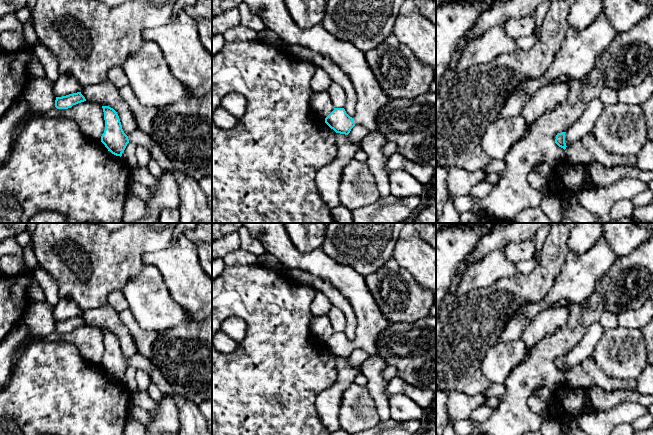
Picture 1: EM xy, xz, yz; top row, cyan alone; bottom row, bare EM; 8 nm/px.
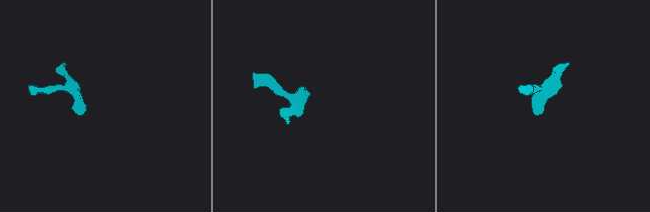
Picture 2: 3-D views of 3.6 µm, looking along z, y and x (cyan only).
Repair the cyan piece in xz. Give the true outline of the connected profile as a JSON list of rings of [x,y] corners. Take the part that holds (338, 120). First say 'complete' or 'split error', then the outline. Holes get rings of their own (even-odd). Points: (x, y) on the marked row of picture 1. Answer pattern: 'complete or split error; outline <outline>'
split error; outline [[[243,0],[243,2],[248,5],[251,13],[258,15],[262,19],[266,29],[276,33],[289,46],[300,45],[330,58],[350,78],[357,95],[356,115],[352,118],[346,113],[344,108],[334,108],[325,118],[325,123],[331,129],[336,133],[345,135],[348,135],[355,125],[364,126],[369,131],[379,130],[377,124],[378,112],[392,99],[382,91],[366,60],[364,52],[351,43],[334,37],[322,24],[317,24],[308,29],[298,26],[289,14],[284,0]]]

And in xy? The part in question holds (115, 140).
split error; outline [[[102,106],[105,120],[105,130],[101,142],[112,154],[122,156],[129,142],[146,148],[163,171],[171,172],[179,187],[180,204],[178,207],[180,223],[212,223],[212,209],[207,205],[207,197],[199,182],[177,171],[161,147],[147,134],[140,130],[127,136],[117,112]]]

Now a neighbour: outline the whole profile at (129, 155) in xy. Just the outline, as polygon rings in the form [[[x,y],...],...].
[[[129,142],[121,156],[131,169],[134,169],[138,166],[138,160],[136,157],[136,147],[137,145]]]

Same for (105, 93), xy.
[[[108,79],[99,84],[84,86],[81,94],[86,101],[113,108],[120,119],[124,133],[129,136],[138,129],[137,121],[119,89]]]

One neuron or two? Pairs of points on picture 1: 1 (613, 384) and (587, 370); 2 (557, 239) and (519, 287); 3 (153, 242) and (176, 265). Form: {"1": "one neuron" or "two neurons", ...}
{"1": "one neuron", "2": "one neuron", "3": "two neurons"}

